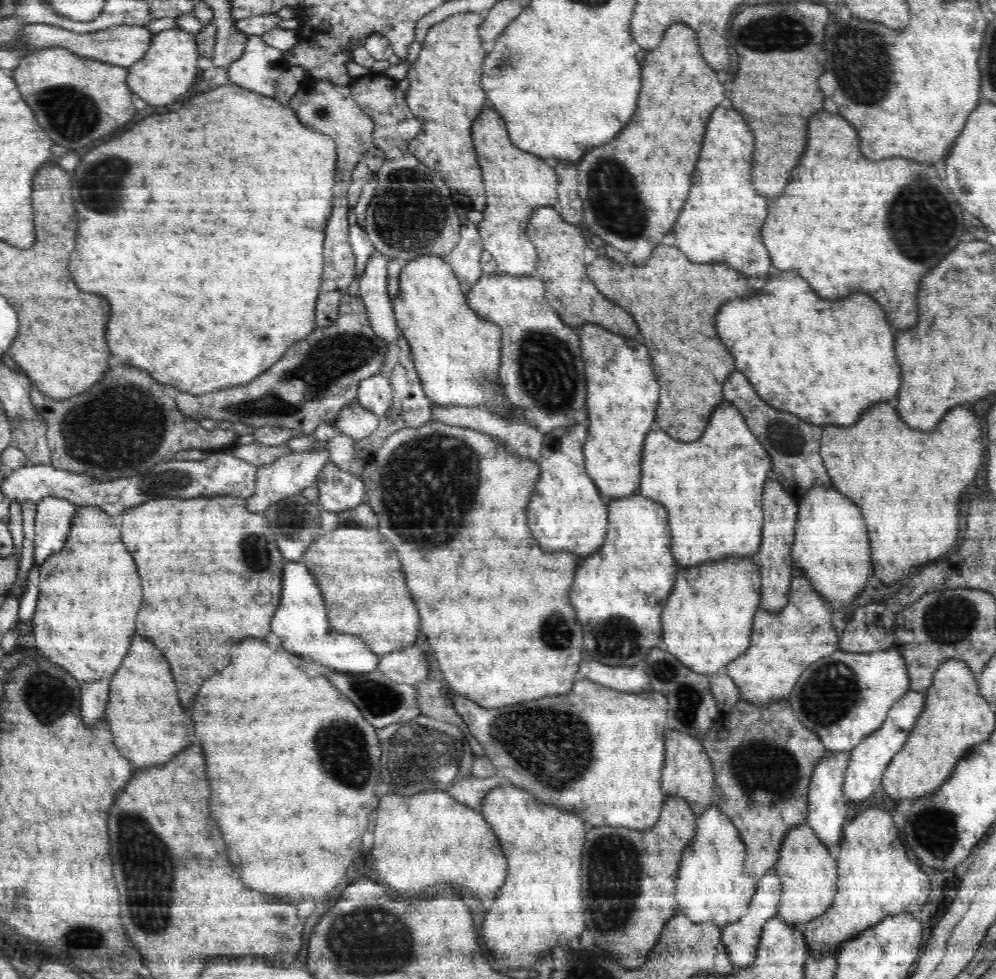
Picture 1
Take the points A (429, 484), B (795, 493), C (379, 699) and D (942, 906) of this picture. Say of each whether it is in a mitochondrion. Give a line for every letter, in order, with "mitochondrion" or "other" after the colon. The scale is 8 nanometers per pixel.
A: mitochondrion
B: other
C: mitochondrion
D: other

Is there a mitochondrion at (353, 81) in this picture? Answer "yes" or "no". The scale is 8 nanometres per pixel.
no

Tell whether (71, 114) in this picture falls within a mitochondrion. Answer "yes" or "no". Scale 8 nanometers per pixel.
yes

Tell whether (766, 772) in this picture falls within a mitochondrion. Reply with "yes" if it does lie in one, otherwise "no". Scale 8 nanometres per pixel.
yes

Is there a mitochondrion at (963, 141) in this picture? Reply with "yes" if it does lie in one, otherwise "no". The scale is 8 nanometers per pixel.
no

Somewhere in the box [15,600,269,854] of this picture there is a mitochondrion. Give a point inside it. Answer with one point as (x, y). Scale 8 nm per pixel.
(48, 696)

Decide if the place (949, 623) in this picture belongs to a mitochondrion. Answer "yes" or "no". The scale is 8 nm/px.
yes

